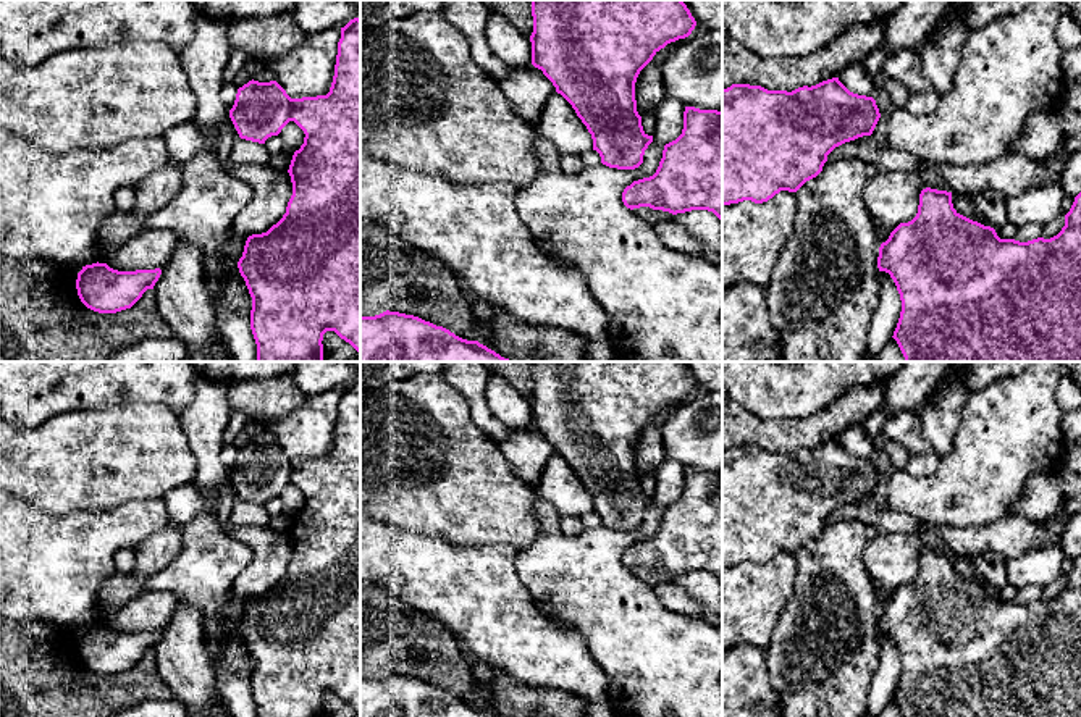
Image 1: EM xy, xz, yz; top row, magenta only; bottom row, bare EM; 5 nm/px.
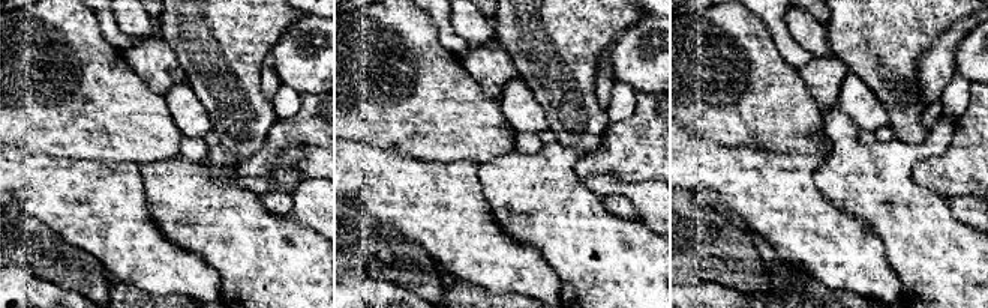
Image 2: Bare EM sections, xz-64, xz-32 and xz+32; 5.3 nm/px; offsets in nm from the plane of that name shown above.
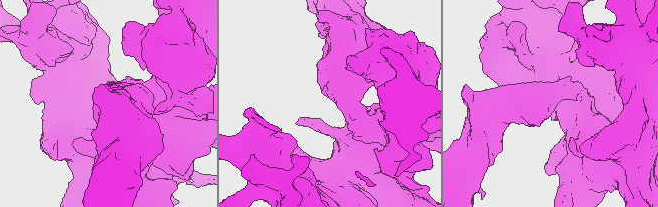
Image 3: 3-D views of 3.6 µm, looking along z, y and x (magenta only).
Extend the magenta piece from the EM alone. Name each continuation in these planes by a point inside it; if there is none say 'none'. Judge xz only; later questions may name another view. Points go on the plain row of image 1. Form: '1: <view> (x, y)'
none

